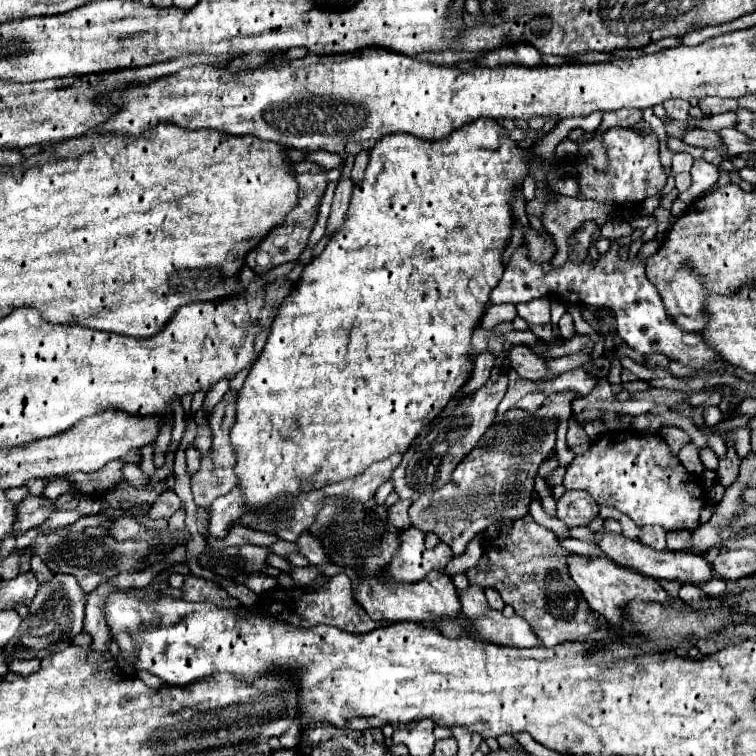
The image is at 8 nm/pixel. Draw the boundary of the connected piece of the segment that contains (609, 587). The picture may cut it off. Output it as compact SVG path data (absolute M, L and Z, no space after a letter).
M570 554L568 556L568 572L570 572L570 578L582 590L590 608L596 610L598 614L602 614L610 624L622 624L624 622L624 610L622 608L632 600L640 598L646 602L660 602L660 604L668 602L666 590L654 578L632 572L628 568L620 568L618 564L614 564L606 556L588 558L588 556L580 556L580 554Z

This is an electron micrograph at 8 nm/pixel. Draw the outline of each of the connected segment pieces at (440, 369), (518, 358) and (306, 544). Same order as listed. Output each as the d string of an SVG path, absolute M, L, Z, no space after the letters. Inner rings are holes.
M480 118L470 124L464 125L462 128L458 128L456 132L444 136L444 140L420 140L416 136L408 136L408 134L392 134L392 136L386 136L382 138L372 150L370 150L370 162L368 162L368 168L366 168L366 174L364 174L364 180L354 186L354 194L352 194L352 200L350 200L350 208L348 208L348 220L344 222L344 228L340 228L340 232L336 232L336 236L332 236L332 240L326 244L324 252L316 258L312 258L312 262L304 268L298 284L294 286L294 290L290 292L290 296L280 304L278 308L278 316L270 328L270 336L266 340L266 346L260 354L260 358L254 362L240 394L238 394L238 402L236 402L236 424L232 428L232 446L236 448L236 456L238 456L238 464L236 464L236 476L240 476L240 490L246 494L246 500L248 500L248 508L262 508L264 504L268 504L272 498L278 496L278 492L300 492L300 490L318 490L330 482L338 482L338 480L344 480L344 478L354 478L358 476L360 472L364 472L370 464L374 462L380 462L392 454L402 454L410 448L410 444L414 442L414 438L418 436L418 432L428 424L432 422L444 408L446 404L456 396L456 392L466 384L466 380L470 378L472 374L472 368L474 368L474 360L472 360L472 332L480 326L480 320L484 316L484 310L490 302L490 292L498 286L500 282L500 276L504 272L504 266L502 266L502 252L506 248L506 242L510 240L510 234L512 234L512 196L516 192L516 188L522 184L522 180L526 178L528 174L528 166L526 166L526 160L530 160L532 152L530 150L524 150L524 148L518 148L516 142L508 140L506 136L506 130L496 120L490 120L487 118Z
M514 346L510 350L510 360L512 360L512 368L518 372L520 378L526 380L554 380L558 378L558 374L550 374L546 360L536 356L530 348L526 346Z
M304 532L304 534L296 540L296 546L298 546L298 552L308 558L310 564L314 564L314 566L318 566L318 564L328 564L328 556L326 556L322 544L320 544L316 538L312 538L310 534Z

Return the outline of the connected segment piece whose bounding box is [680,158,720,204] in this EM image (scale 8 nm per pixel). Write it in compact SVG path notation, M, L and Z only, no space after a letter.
M702 158L694 160L694 166L692 166L690 174L692 174L692 186L686 192L680 194L680 200L684 204L696 202L710 186L714 186L718 182L718 176L720 176L718 172L712 172L712 164L702 160Z

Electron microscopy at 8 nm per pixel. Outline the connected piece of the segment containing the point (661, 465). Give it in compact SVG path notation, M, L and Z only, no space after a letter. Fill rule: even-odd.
M618 436L618 442L596 442L586 454L572 460L564 476L564 488L588 492L600 506L628 514L638 526L660 524L666 530L696 528L698 514L706 504L696 476L678 458L670 458L668 446L656 442L656 436Z

